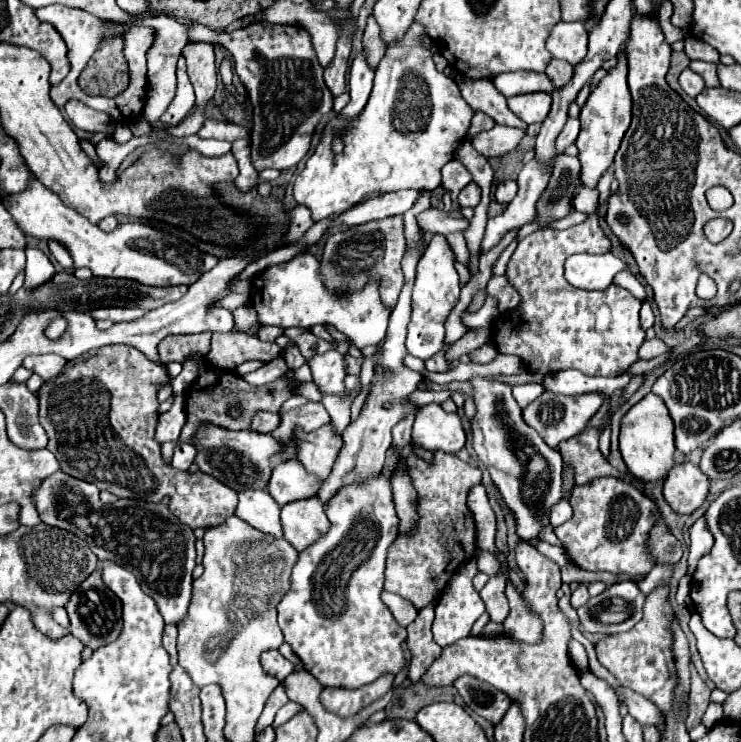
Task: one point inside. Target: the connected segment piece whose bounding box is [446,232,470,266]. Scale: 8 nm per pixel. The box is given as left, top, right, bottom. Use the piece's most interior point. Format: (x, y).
(457, 241)

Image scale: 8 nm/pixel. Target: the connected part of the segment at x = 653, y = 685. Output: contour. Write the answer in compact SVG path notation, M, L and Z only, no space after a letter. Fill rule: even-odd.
M667 583L653 589L645 601L645 615L633 629L619 635L607 635L595 645L599 663L607 667L621 681L623 687L633 689L639 695L645 695L663 713L667 713L673 705L673 687L675 687L671 631L669 631L669 623L671 623L669 593L671 593L671 585Z

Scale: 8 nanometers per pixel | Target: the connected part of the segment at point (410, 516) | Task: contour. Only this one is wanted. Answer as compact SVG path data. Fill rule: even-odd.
M403 467L397 469L397 473L391 477L391 489L393 489L393 499L395 499L395 509L401 519L399 531L405 533L409 531L409 525L413 525L413 521L417 519L417 513L415 513L417 493Z

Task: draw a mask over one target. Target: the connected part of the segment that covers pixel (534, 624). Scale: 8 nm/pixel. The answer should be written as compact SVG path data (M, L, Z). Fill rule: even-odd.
M505 575L505 597L509 601L509 615L503 623L505 633L513 639L519 639L523 643L541 643L543 639L543 623L533 613L529 601L523 599L523 595L513 585L511 577Z

